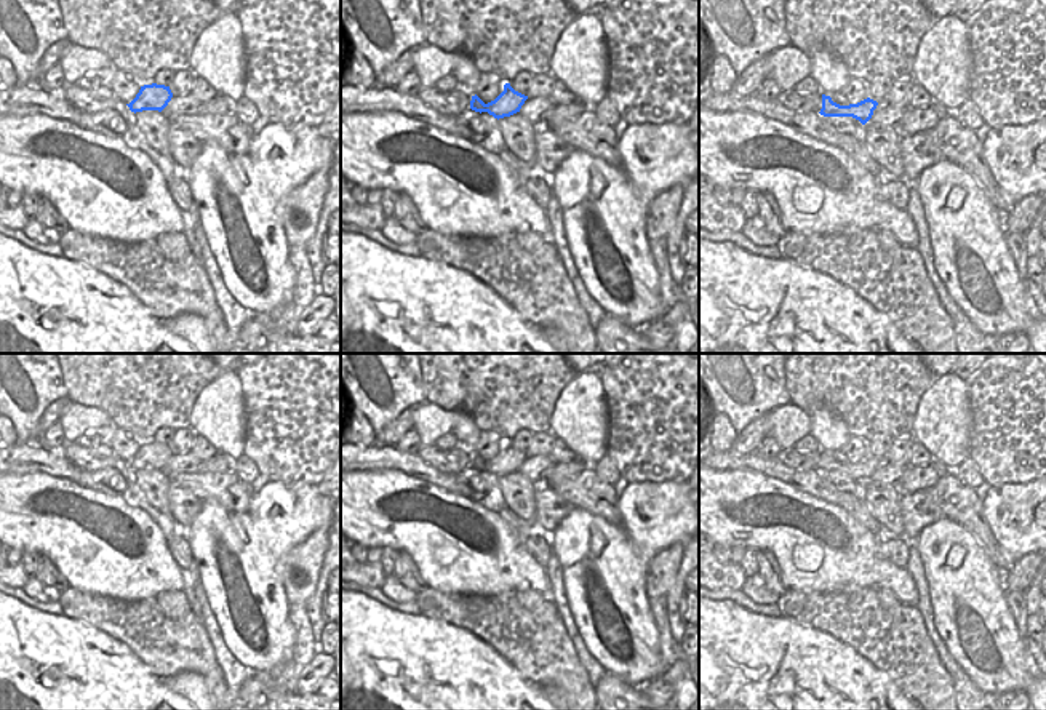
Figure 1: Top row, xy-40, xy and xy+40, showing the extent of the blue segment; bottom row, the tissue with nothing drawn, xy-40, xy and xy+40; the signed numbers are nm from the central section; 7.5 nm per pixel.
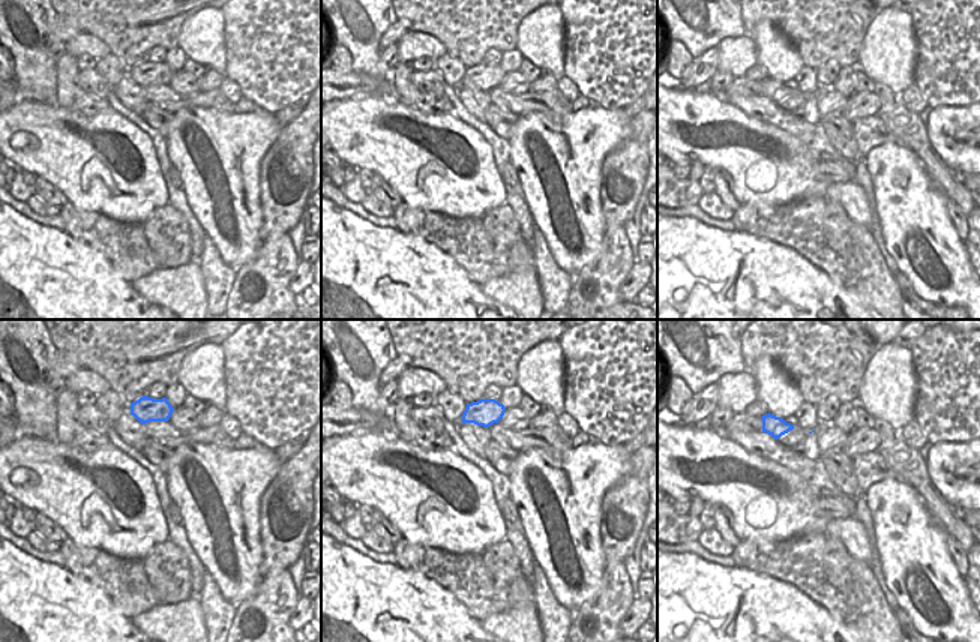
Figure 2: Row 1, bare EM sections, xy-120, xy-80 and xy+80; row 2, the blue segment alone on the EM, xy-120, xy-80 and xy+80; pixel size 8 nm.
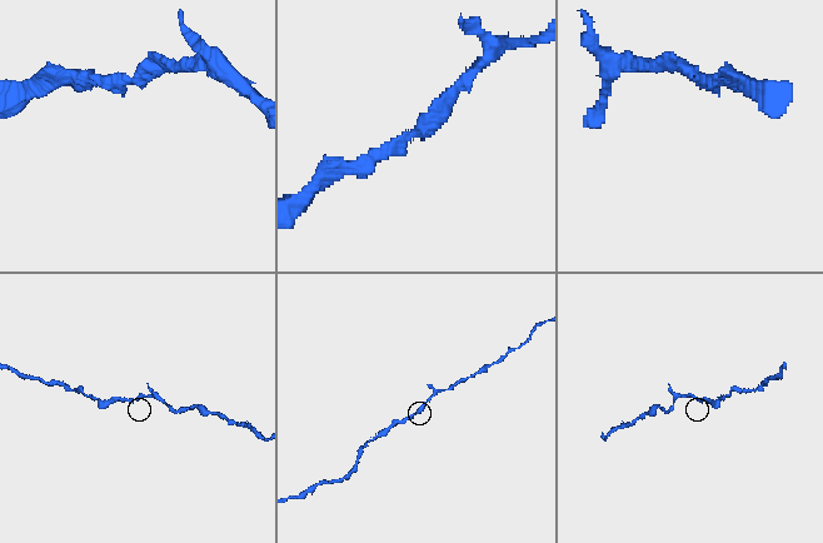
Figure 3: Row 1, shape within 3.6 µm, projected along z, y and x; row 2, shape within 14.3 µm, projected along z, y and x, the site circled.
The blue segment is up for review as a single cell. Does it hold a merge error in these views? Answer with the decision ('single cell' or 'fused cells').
single cell

